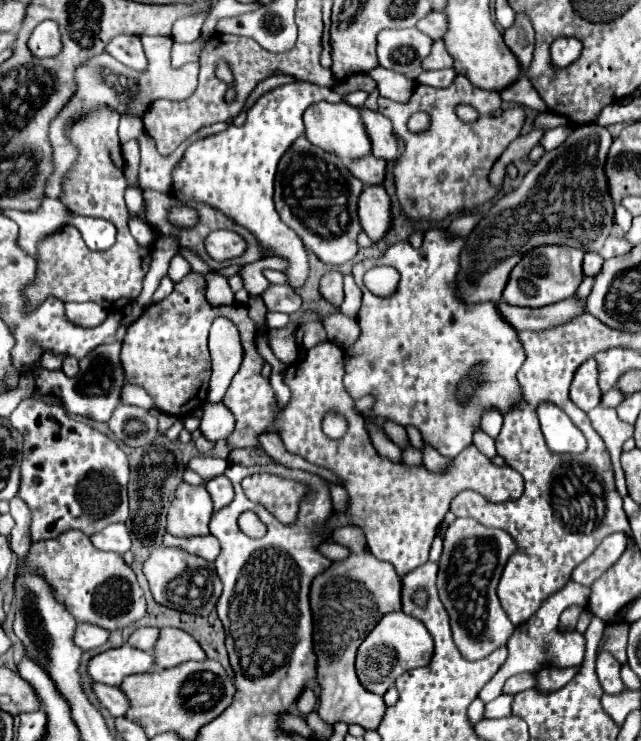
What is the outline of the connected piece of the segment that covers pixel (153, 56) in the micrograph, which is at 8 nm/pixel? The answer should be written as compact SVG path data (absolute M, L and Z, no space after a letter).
M141 36L146 58L148 58L148 66L144 72L136 72L132 68L126 68L124 64L120 64L116 58L112 58L110 54L100 54L96 58L92 58L88 64L82 64L76 70L76 82L78 82L78 92L72 96L72 100L68 102L68 106L62 110L60 116L56 116L56 120L50 126L50 140L54 146L54 166L56 172L50 176L48 184L46 184L46 196L52 198L60 198L62 194L62 178L72 170L72 166L78 160L78 150L70 144L66 132L72 124L76 124L78 120L82 120L84 116L88 116L92 110L96 108L110 108L114 112L118 112L120 116L138 116L144 118L144 114L148 112L150 104L156 98L168 98L168 100L184 100L188 96L192 96L192 92L196 90L196 82L198 82L198 62L190 62L184 64L180 68L172 68L170 64L170 50L172 50L173 40L169 36Z

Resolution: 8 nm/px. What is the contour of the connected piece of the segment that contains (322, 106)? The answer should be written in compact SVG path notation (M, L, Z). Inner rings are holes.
M318 102L318 104L312 104L312 108L308 108L304 112L304 124L306 124L306 138L314 146L318 146L324 152L330 152L342 160L356 160L356 158L364 158L364 156L372 154L372 144L370 144L370 138L364 128L364 122L360 118L358 108L352 108L344 102L340 102L340 104Z

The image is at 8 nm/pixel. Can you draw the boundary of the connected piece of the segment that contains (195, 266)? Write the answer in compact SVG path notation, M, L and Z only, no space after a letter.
M180 250L180 254L184 254L184 258L188 258L188 262L192 264L192 270L194 270L194 272L198 272L198 274L210 272L210 268L208 268L194 252L190 252L190 250Z

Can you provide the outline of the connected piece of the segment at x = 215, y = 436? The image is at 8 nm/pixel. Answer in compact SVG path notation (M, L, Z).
M222 402L204 406L200 432L204 434L206 440L218 442L218 440L228 438L232 434L234 424L236 424L236 420L232 420L232 414L228 412L228 408L224 408Z

